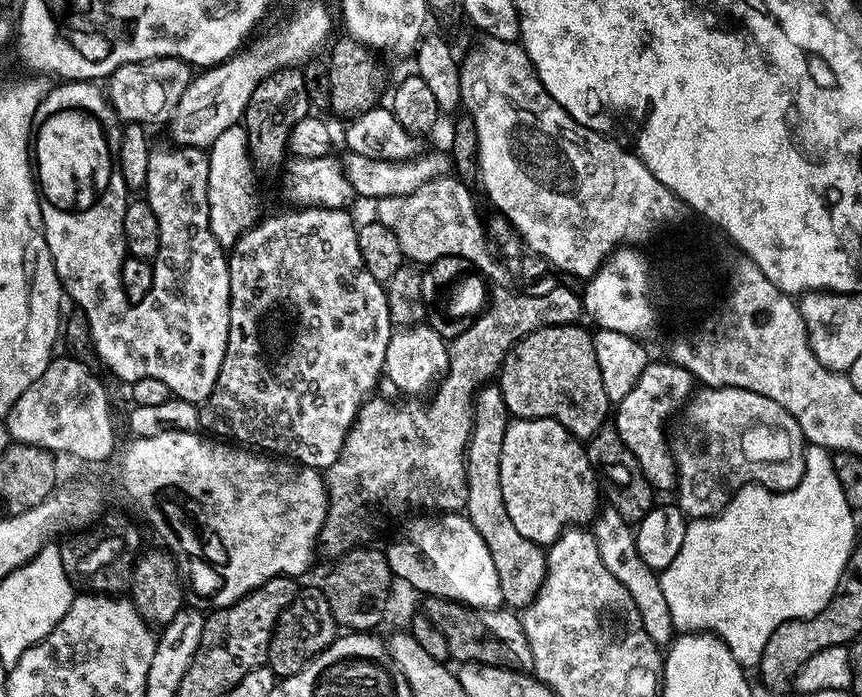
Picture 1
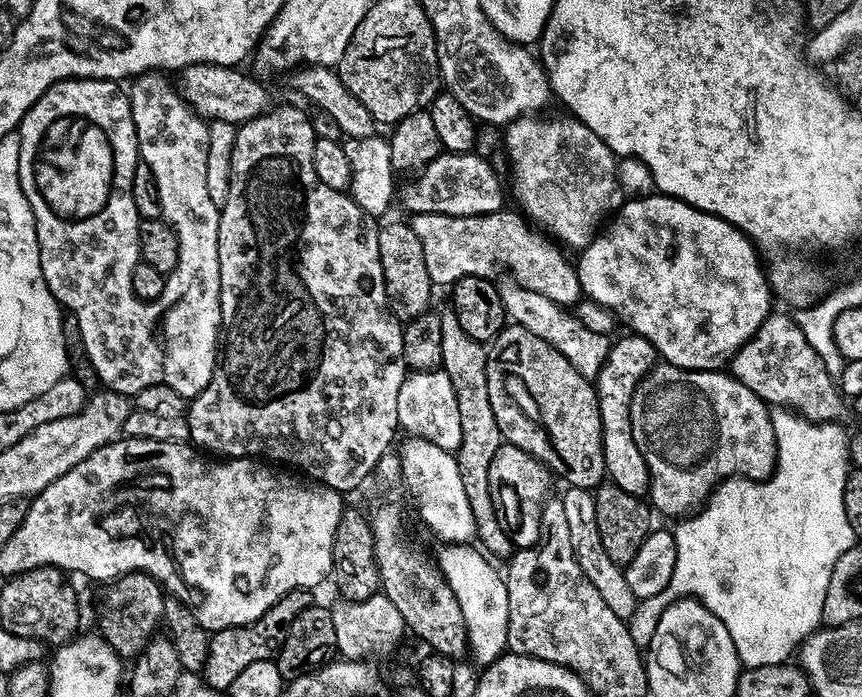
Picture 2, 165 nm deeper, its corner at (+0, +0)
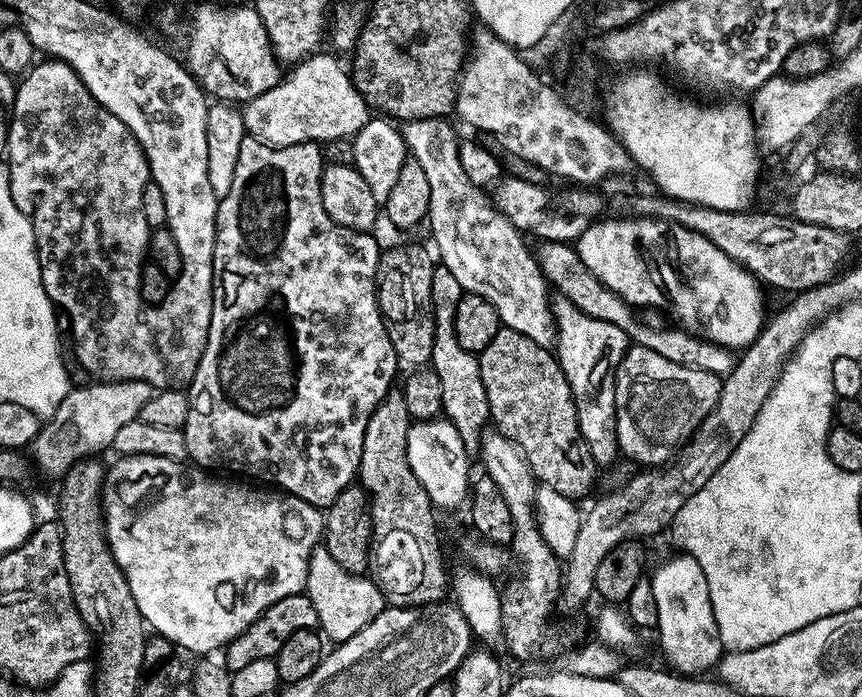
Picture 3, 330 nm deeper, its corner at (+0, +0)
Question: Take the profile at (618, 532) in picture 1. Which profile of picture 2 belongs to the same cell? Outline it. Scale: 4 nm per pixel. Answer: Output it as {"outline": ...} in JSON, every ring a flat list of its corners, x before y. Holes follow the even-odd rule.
{"outline":[[568,488,565,493,562,499,566,506,566,522,570,526,570,542,578,566,584,571,584,579,589,580,598,594,602,594,602,602,606,602,606,606,610,606,620,620,627,622,631,620,638,601,626,584,621,565,610,562,610,558,606,558,606,550,602,549,596,521,596,497,587,488]]}

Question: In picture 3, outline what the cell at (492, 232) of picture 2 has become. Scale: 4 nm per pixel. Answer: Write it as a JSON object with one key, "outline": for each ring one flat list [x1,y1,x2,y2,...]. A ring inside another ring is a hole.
{"outline":[[545,240,535,245,534,255,537,264,540,265,541,275,553,289,556,287,560,291,557,293,563,299,569,300,578,310,582,310,582,314,590,318,610,322,610,326,618,326,618,330,626,333,633,345,654,350,654,354,662,354,662,358,670,358,670,362,678,362,678,366,706,370,721,378,727,377,737,364,733,349,723,348,721,344,706,340,703,335,695,331,685,330,680,326,669,326,656,332,650,326,646,326,639,320,633,305,626,303,614,290,607,288,588,269,586,262,582,262,582,258,571,243]]}

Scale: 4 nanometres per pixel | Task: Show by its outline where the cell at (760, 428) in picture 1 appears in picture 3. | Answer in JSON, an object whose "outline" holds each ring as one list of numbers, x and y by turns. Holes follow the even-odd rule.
{"outline":[[639,346,629,347,614,373,616,437,620,451,642,466,664,466,688,443,690,434,715,410,721,377,706,370,678,366,662,354]]}

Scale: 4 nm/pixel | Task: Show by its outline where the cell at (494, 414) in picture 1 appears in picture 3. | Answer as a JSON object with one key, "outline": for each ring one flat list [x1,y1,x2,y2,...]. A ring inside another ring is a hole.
{"outline":[[443,266,433,267,432,306,436,314,436,325,430,367,434,374,438,374,438,382,442,382,443,415,457,427,467,452,476,454,480,451,480,441,489,427,492,411,486,398,486,386,482,386,480,357,475,352,462,350,458,334,454,334,454,314,458,302,465,295,463,286,458,278,454,278,454,274,450,274,450,270]]}

